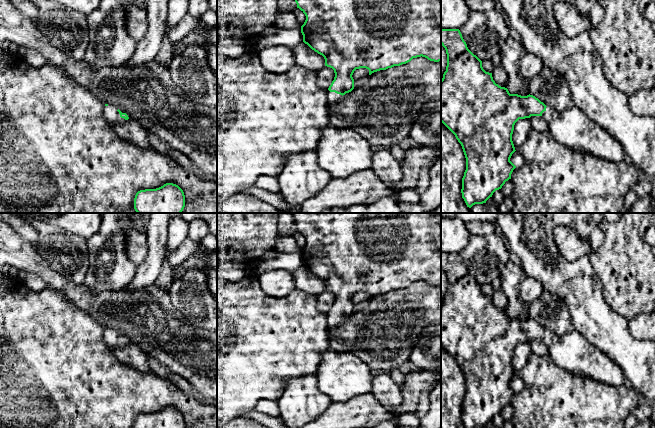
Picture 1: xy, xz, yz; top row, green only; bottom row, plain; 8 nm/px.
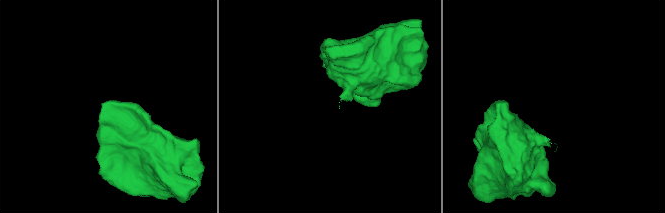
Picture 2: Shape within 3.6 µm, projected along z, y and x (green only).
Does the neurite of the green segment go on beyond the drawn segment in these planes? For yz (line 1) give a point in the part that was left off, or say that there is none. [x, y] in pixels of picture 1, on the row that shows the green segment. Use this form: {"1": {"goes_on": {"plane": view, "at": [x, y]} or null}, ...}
{"1": {"goes_on": {"plane": "yz", "at": [571, 127]}}}

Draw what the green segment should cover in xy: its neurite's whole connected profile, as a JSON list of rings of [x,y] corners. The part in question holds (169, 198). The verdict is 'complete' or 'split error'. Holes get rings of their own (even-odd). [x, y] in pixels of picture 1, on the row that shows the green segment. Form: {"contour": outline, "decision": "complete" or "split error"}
{"contour": [[[166,183],[156,189],[140,190],[134,198],[137,213],[181,213],[184,207],[184,192],[173,183]]], "decision": "complete"}

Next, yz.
{"contour": [[[441,29],[441,45],[447,54],[446,71],[441,79],[441,122],[455,135],[466,158],[461,193],[467,207],[486,203],[496,190],[501,189],[505,182],[511,179],[511,174],[516,168],[510,161],[512,154],[516,151],[512,134],[514,125],[519,119],[541,116],[547,122],[549,133],[559,143],[610,162],[619,163],[624,160],[625,152],[622,145],[577,107],[572,106],[558,112],[533,95],[510,94],[507,88],[496,84],[492,73],[486,72],[482,67],[482,61],[468,49],[459,29]]], "decision": "split error"}

